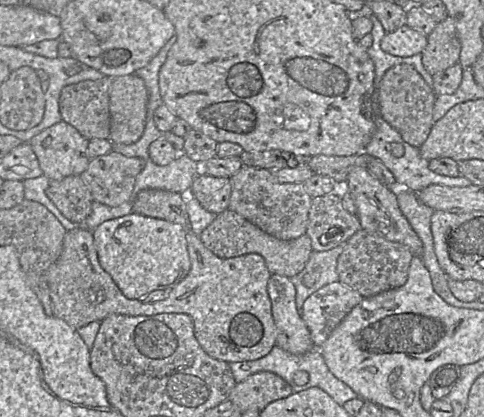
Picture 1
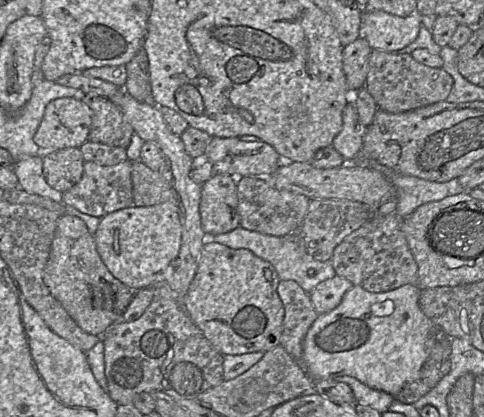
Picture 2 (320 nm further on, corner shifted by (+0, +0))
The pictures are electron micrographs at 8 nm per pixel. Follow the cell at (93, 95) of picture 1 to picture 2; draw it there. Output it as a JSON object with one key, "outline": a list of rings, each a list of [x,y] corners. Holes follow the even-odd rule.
{"outline":[[[85,94],[82,102],[91,115],[88,140],[127,148],[134,131],[121,109],[109,99],[96,94]]]}

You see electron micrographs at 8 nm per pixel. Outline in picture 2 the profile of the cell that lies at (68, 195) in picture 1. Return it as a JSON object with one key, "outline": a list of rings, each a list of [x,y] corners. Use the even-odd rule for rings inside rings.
{"outline":[[[79,148],[46,151],[42,154],[43,176],[51,188],[64,193],[80,181],[84,162]]]}

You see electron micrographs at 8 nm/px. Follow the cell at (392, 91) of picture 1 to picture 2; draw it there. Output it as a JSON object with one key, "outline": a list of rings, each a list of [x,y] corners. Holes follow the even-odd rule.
{"outline":[[[372,49],[369,56],[365,88],[385,112],[397,114],[445,101],[452,86],[453,78],[446,71],[421,64],[411,54]]]}

